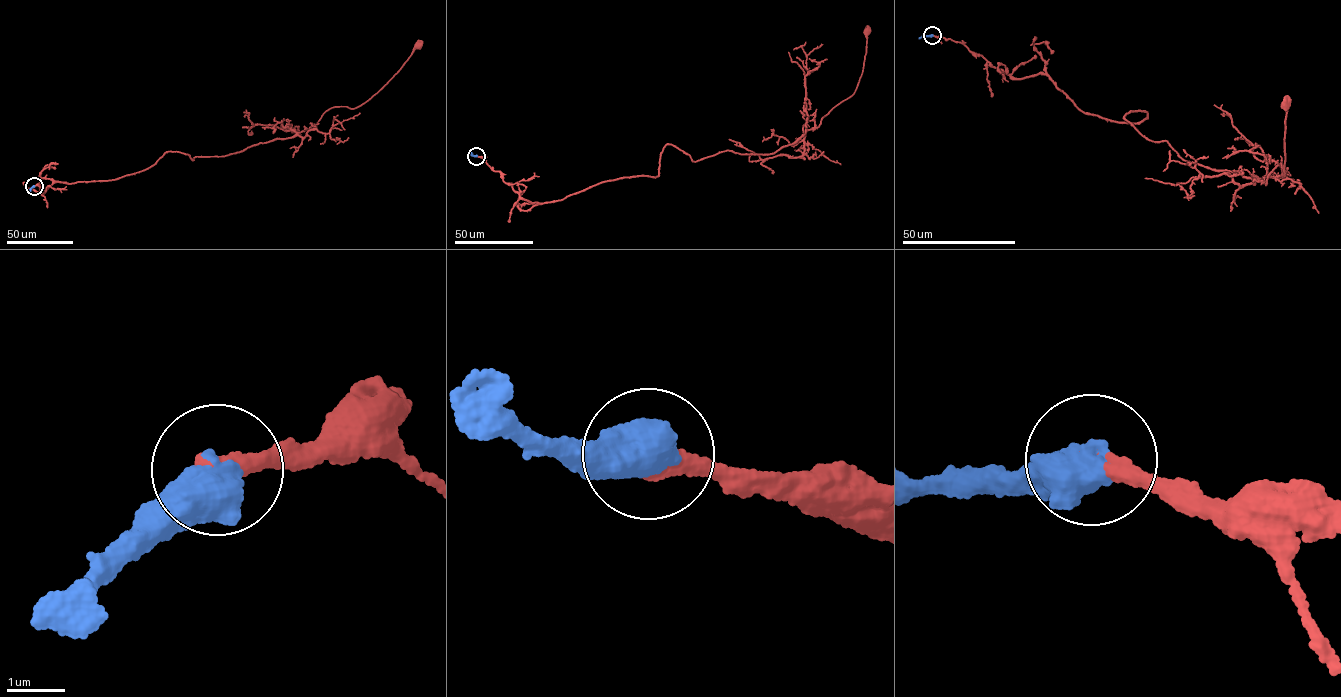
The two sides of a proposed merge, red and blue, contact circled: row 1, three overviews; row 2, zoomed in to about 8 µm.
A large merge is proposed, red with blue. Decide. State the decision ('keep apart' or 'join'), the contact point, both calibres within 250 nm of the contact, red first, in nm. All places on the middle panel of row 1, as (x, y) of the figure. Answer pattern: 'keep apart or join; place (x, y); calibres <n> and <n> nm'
join; place (476, 156); calibres 280 and 750 nm

